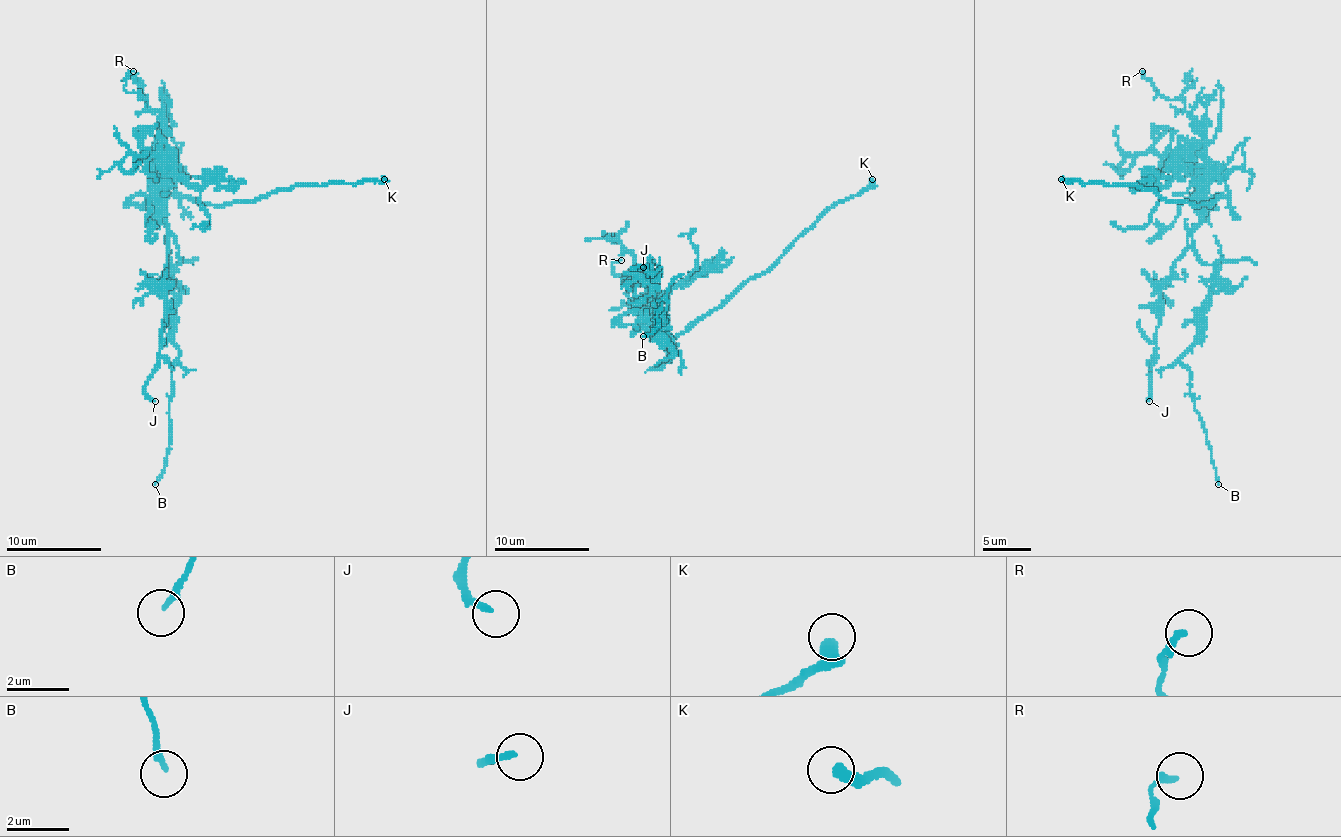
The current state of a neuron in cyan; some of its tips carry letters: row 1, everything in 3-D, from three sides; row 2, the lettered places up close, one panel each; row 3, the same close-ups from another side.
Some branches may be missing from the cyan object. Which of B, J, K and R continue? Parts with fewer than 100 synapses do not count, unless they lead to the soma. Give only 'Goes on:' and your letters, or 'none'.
Goes on: K

